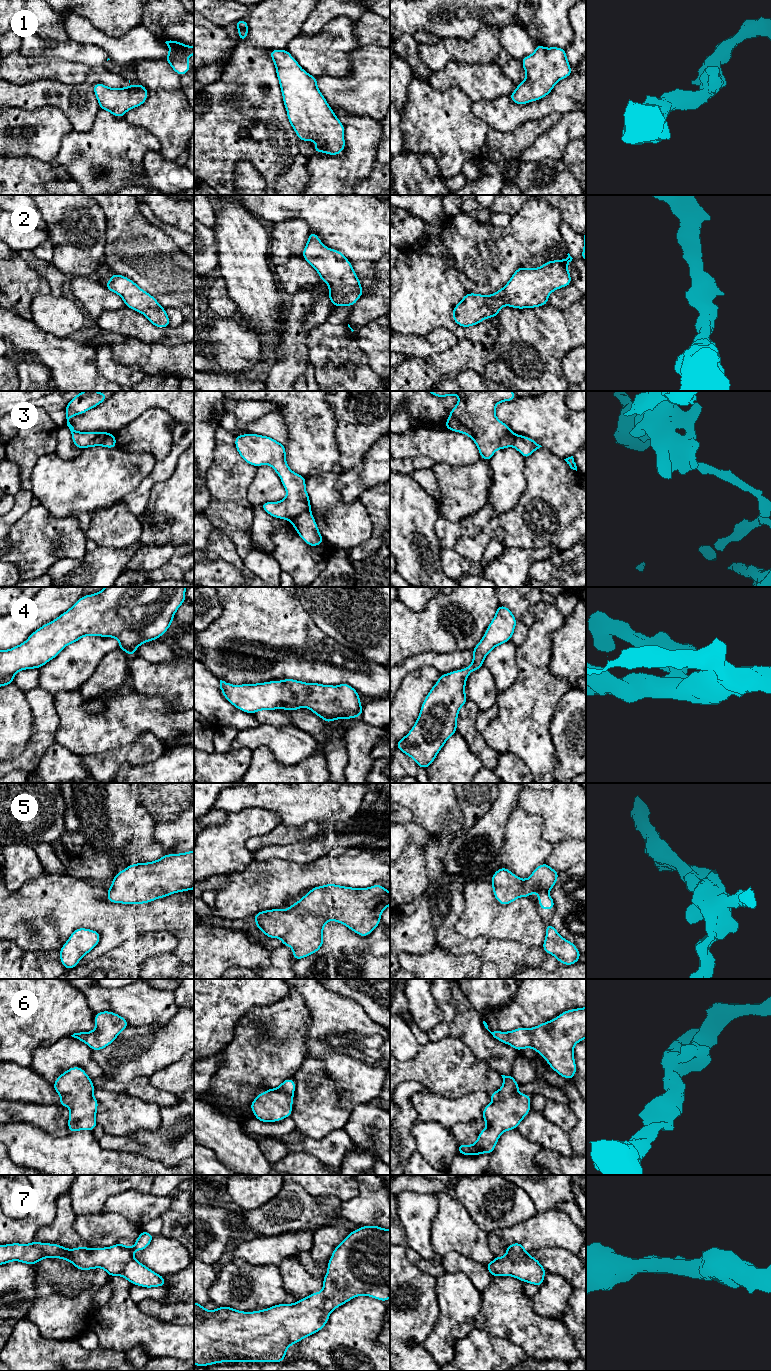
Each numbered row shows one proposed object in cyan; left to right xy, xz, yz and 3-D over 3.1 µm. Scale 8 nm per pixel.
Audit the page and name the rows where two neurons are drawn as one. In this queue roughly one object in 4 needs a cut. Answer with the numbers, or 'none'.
3

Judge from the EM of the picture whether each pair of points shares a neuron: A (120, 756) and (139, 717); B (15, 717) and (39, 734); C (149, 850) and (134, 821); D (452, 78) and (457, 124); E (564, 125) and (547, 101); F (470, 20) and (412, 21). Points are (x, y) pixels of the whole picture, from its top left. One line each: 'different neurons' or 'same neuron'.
A: different neurons
B: different neurons
C: same neuron
D: different neurons
E: different neurons
F: same neuron

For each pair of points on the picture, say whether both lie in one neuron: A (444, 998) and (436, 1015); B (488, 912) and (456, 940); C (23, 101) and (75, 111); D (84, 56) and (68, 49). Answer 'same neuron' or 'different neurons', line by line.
A: different neurons
B: different neurons
C: same neuron
D: same neuron

